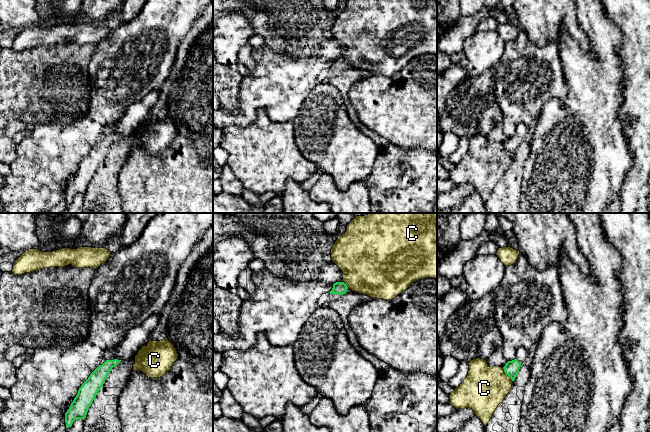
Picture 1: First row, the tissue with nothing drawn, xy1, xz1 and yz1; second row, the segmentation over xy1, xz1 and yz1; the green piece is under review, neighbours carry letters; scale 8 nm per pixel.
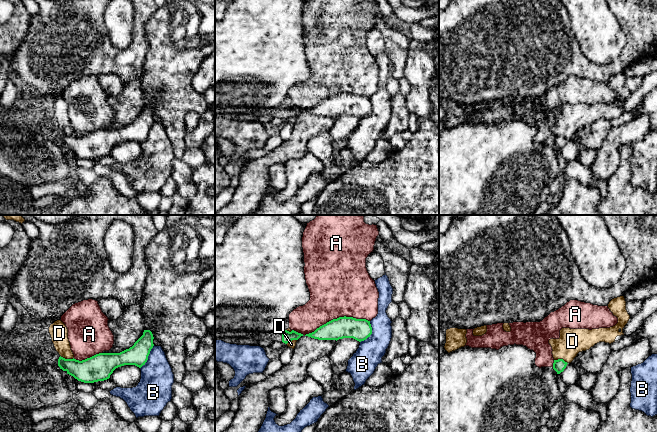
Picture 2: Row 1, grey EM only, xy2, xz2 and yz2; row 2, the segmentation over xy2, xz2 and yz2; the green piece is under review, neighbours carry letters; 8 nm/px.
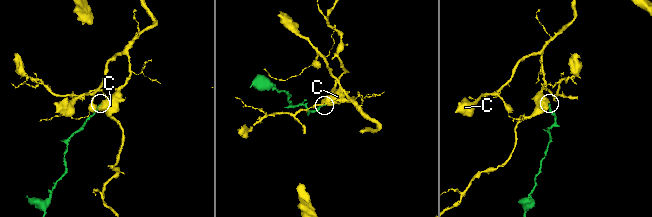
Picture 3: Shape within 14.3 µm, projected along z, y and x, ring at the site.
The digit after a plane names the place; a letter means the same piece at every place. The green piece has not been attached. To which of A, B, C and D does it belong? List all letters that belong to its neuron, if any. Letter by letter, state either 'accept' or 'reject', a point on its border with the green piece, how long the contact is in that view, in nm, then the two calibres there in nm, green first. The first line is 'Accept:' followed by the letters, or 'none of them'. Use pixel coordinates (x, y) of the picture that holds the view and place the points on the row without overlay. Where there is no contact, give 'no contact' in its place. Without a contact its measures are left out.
Accept: none of them
A: reject; meets green in xz2 at (337, 94); contact 550 nm long; 180 nm thick on the green side, 480 nm on the other
B: reject; meets green in xz2 at (371, 109); contact 190 nm long; 180 nm thick on the green side, 220 nm on the other
C: reject; meets green in yz1 at (507, 150); contact 140 nm long; 120 nm thick on the green side, 340 nm on the other
D: reject; meets green in xy2 at (67, 135); contact 110 nm long; 200 nm thick on the green side, 140 nm on the other

